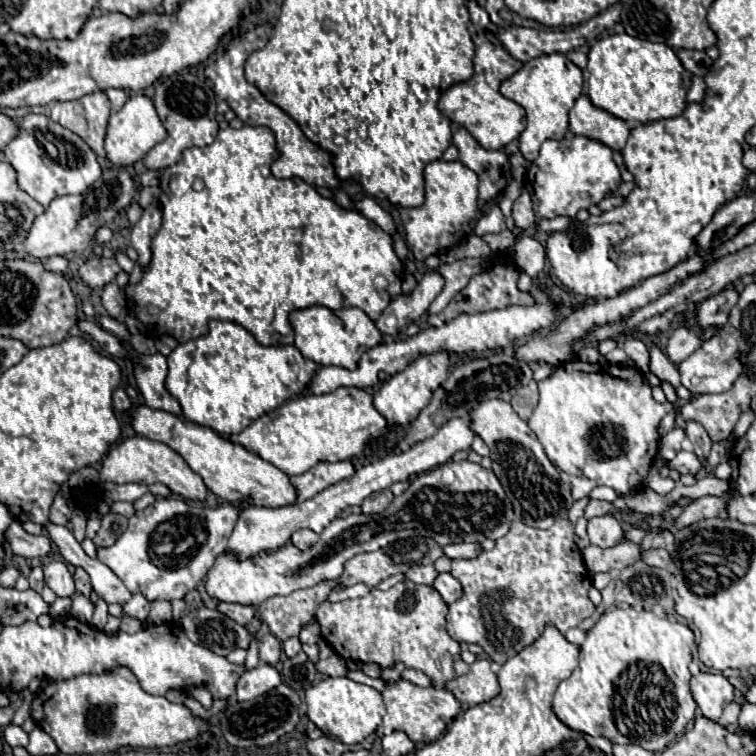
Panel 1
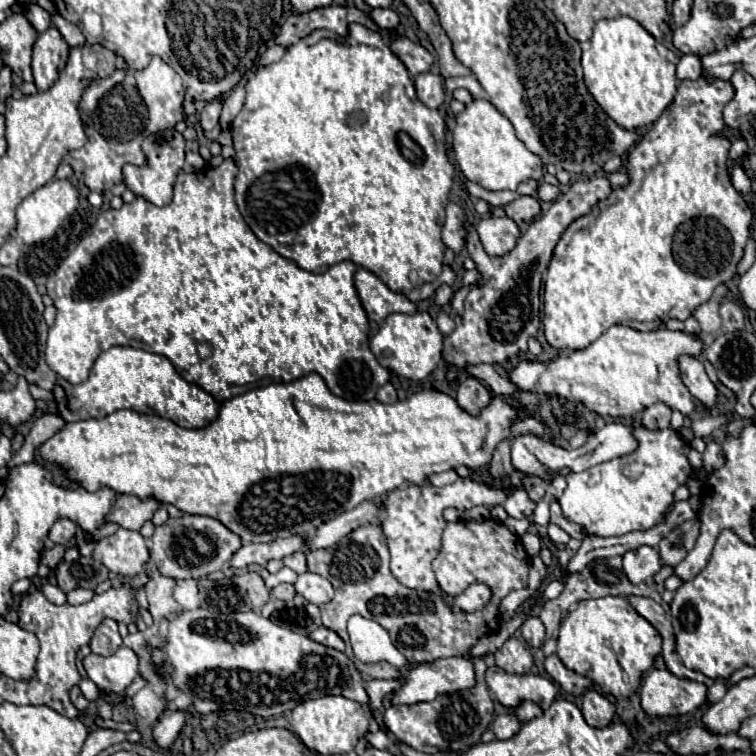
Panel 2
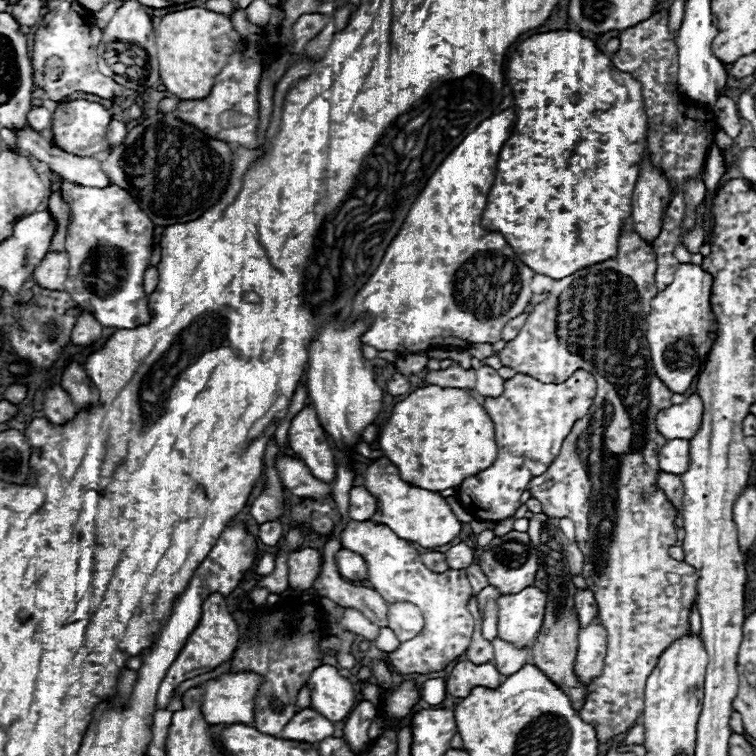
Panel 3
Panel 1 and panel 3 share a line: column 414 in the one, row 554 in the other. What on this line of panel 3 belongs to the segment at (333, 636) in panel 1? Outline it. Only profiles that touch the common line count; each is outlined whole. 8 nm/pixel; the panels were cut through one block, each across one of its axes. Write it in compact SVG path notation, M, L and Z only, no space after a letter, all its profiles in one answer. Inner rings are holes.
M622 230L620 232L620 238L618 238L618 254L614 258L608 258L604 262L598 262L598 264L592 264L592 266L586 266L578 272L574 272L572 276L568 278L562 278L562 280L556 280L554 282L554 288L552 292L548 294L548 298L540 304L536 304L532 308L532 312L528 314L524 326L520 328L518 336L510 342L506 342L506 346L498 352L500 360L504 366L516 370L518 374L528 374L528 376L534 376L536 380L542 380L542 382L554 382L554 384L560 384L560 382L566 382L578 368L584 368L588 372L592 372L592 376L596 378L598 382L598 388L596 388L596 396L594 396L594 404L590 408L590 412L580 418L572 432L566 436L564 444L562 444L562 452L558 454L558 458L554 460L554 464L538 478L530 480L530 484L526 486L526 490L532 494L532 498L540 500L542 504L542 512L548 514L550 518L570 518L574 522L574 528L576 528L576 540L578 540L578 546L584 554L584 570L582 570L582 576L588 584L588 588L594 592L596 596L596 602L598 602L598 620L602 622L602 626L606 628L606 638L608 638L608 652L604 656L604 668L602 668L602 674L598 678L594 678L588 686L588 698L586 698L586 704L582 710L578 710L578 716L588 722L588 724L594 724L594 728L598 728L598 740L600 742L608 742L610 738L626 732L628 728L634 726L634 722L640 718L642 710L644 710L644 684L650 676L650 672L654 670L654 666L658 664L658 658L660 654L678 638L690 634L690 610L692 610L692 604L696 602L696 570L686 564L686 562L678 562L674 558L670 558L668 554L668 548L676 544L676 508L672 506L672 502L666 498L666 494L658 488L656 480L658 480L658 474L660 474L660 466L658 466L658 454L660 454L660 448L662 444L666 444L666 438L658 432L656 424L654 424L654 418L660 410L664 408L670 408L672 402L670 402L670 396L672 392L662 384L662 380L656 376L654 372L654 366L652 366L652 360L650 360L650 348L648 348L648 340L646 340L646 316L650 312L650 300L658 294L658 288L654 284L654 272L656 272L656 254L654 254L654 248L652 244L648 244L644 238L640 238L640 234L636 234L634 230Z

